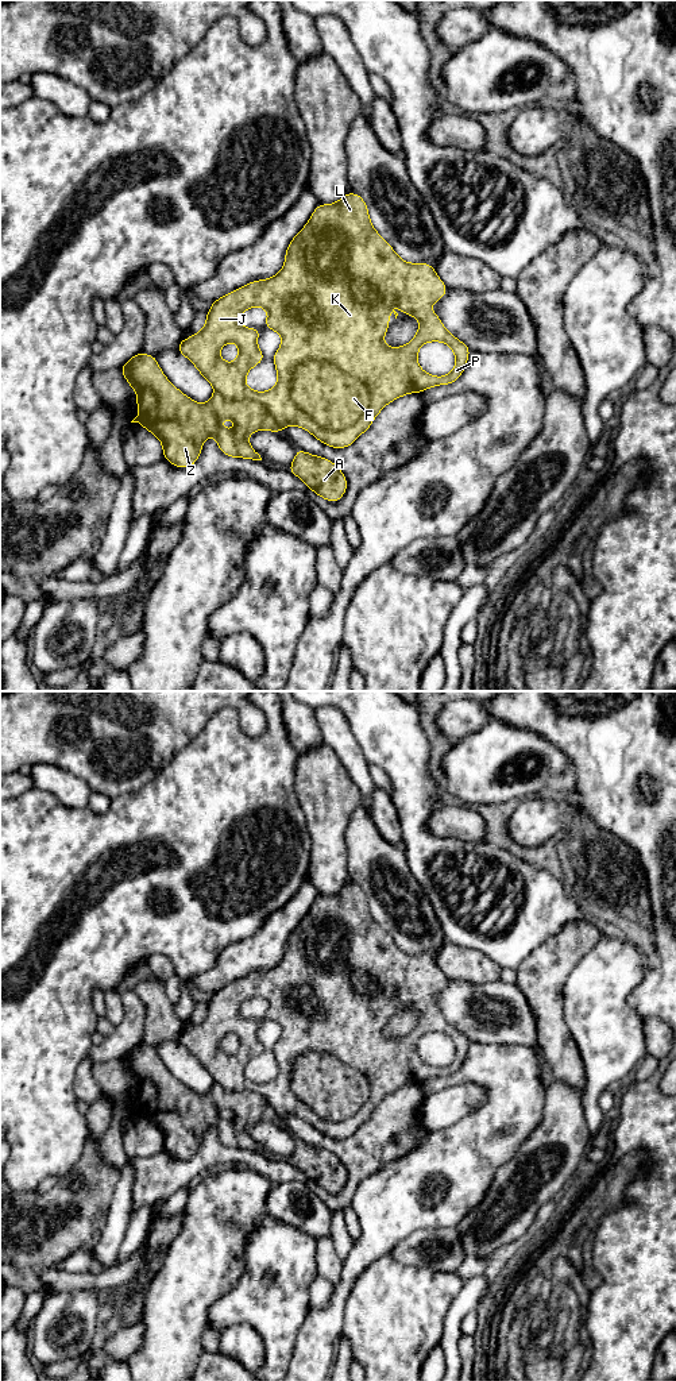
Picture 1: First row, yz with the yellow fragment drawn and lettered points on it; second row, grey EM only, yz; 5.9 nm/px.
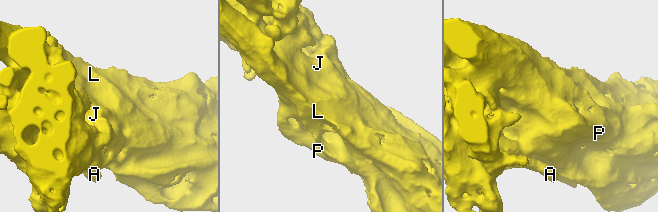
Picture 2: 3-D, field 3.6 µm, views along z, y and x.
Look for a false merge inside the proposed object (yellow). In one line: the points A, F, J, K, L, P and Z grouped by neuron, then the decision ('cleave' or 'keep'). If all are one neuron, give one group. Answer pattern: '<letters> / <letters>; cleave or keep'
A F Z / J K L P; cleave

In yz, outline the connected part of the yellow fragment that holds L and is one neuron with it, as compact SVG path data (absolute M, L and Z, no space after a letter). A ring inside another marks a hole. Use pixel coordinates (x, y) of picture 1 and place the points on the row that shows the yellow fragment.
M351 192L336 204L318 204L308 224L290 242L282 270L270 279L252 281L213 301L206 313L205 327L198 333L179 340L177 350L197 367L223 398L254 400L270 412L281 431L286 425L297 425L332 448L347 448L371 427L386 404L407 393L451 385L461 377L471 350L451 335L436 312L429 309L447 294L447 290L432 265L406 263L395 254L374 229L364 200ZM391 304L397 304L402 309L401 313L413 315L420 321L414 339L403 347L390 348L383 343L390 327ZM252 306L267 309L264 328L277 331L282 337L282 346L273 358L278 382L274 389L262 393L246 386L246 374L264 359L256 346L262 331L239 324L240 315ZM228 342L235 342L239 347L233 363L225 363L219 356L221 347ZM426 342L443 342L453 350L456 363L448 375L434 377L418 366L417 352ZM310 359L333 363L366 385L370 391L370 405L354 424L337 431L322 428L290 398L294 369Z

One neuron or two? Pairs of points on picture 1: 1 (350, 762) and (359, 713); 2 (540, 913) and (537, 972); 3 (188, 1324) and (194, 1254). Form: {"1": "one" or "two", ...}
{"1": "two", "2": "two", "3": "one"}

